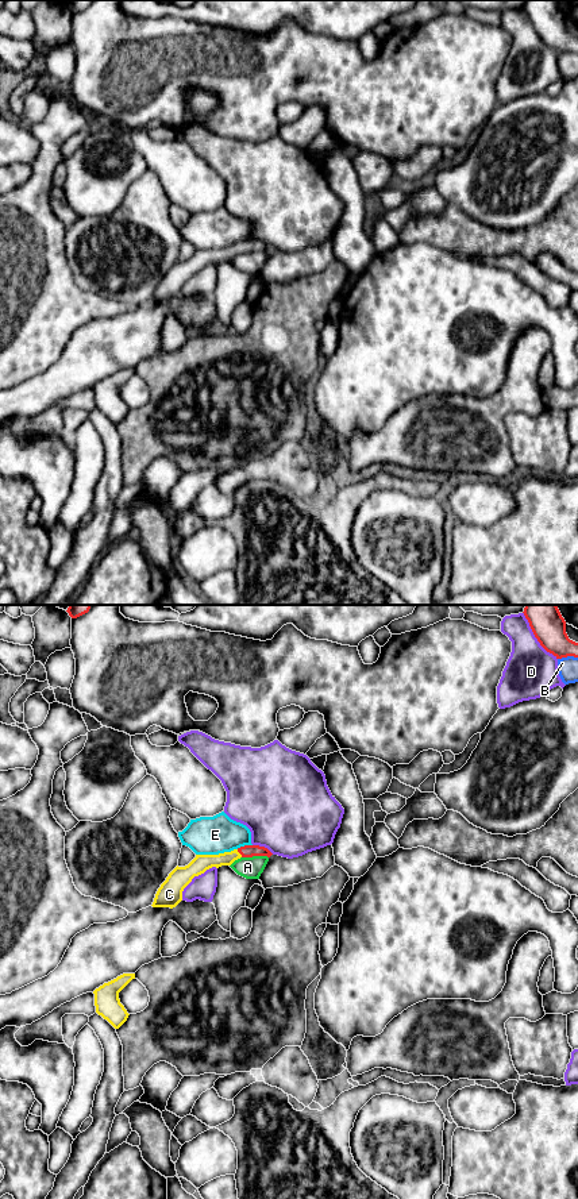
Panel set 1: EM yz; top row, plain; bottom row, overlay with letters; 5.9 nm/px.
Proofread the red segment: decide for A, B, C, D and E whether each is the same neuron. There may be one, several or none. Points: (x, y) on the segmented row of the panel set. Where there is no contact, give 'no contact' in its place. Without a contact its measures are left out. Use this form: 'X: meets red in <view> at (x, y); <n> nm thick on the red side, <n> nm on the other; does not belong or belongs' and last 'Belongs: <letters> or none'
A: meets red in yz at (254, 855); 80 nm thick on the red side, 130 nm on the other; does not belong
B: meets red in yz at (567, 655); 200 nm thick on the red side, 130 nm on the other; does not belong
C: meets red in yz at (239, 852); 80 nm thick on the red side, 100 nm on the other; belongs
D: meets red in yz at (535, 636); 200 nm thick on the red side, 300 nm on the other; does not belong
E: meets red in yz at (245, 845); 80 nm thick on the red side, 220 nm on the other; does not belong
Belongs: C

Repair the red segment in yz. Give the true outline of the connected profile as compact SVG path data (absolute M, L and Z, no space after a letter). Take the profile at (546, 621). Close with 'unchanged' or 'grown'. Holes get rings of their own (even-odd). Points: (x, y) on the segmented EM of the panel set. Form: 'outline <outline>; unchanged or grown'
outline M525 605L524 616L540 645L556 659L578 658L578 643L569 639L556 605Z; unchanged

